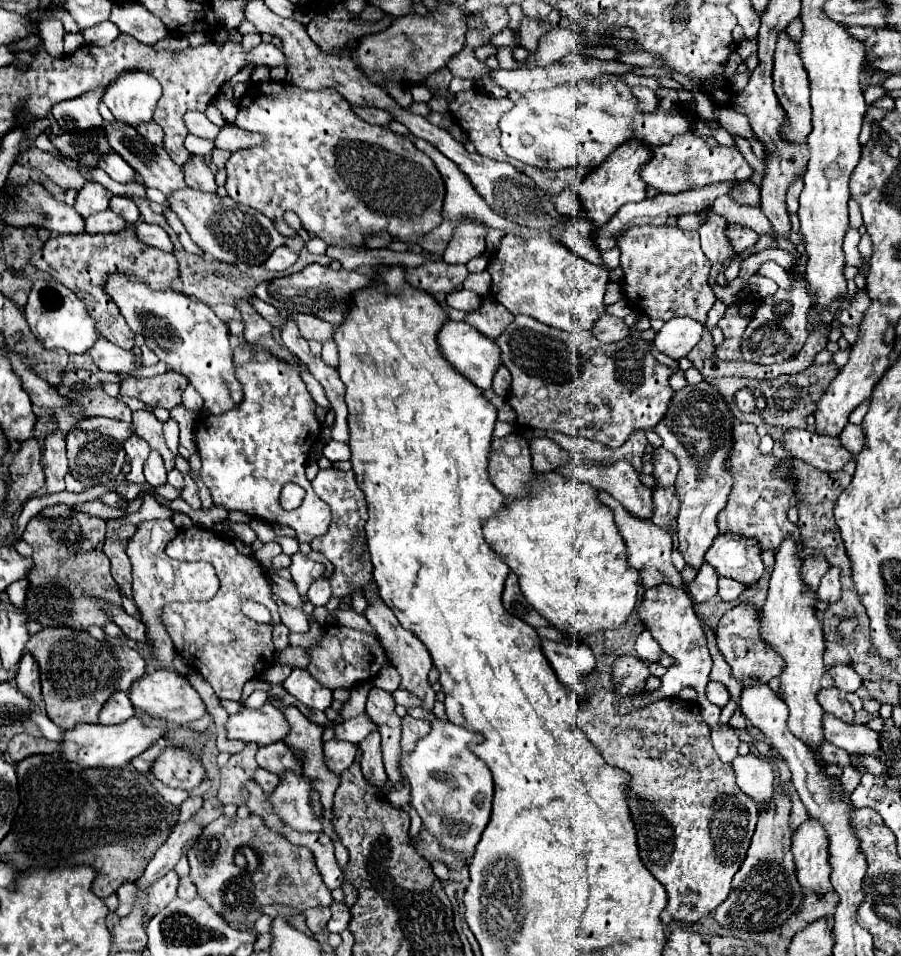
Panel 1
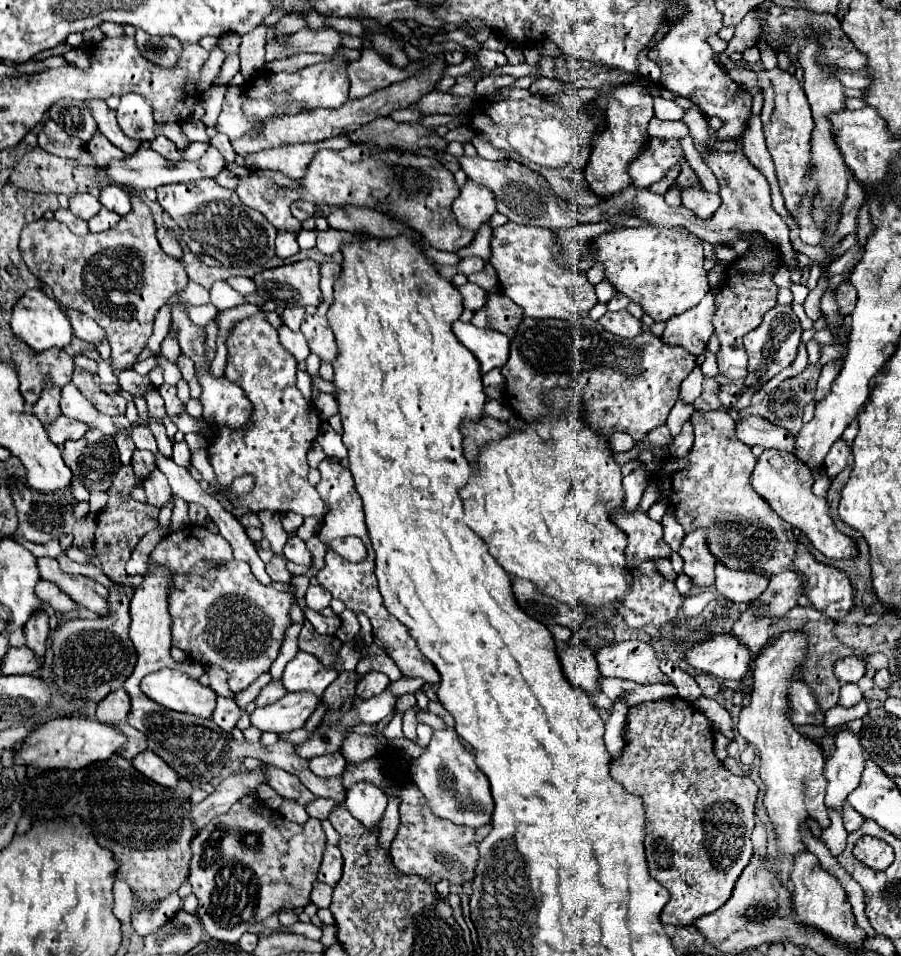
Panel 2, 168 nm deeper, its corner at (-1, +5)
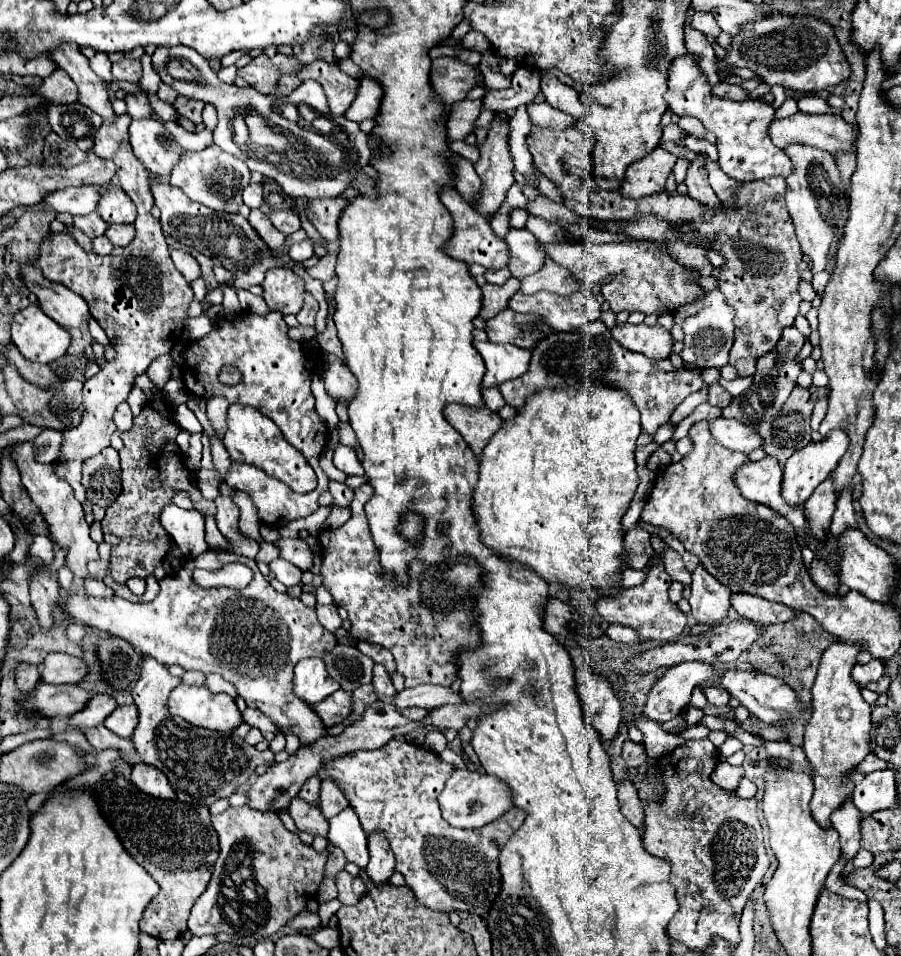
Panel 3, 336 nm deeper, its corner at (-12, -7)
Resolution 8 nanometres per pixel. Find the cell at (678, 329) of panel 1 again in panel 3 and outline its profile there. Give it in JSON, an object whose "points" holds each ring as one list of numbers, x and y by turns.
{"points":[[720,290,706,292,700,296,700,300,694,300,694,304,682,304,676,308,676,312,672,312,672,316,684,330,684,350,680,354,684,364,694,364,700,368,722,368,728,364,728,352,734,342,734,312]]}

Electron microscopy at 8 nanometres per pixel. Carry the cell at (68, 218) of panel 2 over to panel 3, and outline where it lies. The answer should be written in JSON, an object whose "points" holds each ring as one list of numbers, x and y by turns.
{"points":[[106,236,92,238,92,244,94,244,94,252,96,254,112,254,112,250,114,250,114,246,110,244,110,240]]}

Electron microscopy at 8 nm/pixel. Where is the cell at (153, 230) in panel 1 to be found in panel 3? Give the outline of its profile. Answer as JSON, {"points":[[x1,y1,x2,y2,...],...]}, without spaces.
{"points":[[170,250,170,256,172,256,176,268,186,278,186,282,194,282,196,278,200,278,200,266,194,256,190,256,188,252,182,252,182,250]]}

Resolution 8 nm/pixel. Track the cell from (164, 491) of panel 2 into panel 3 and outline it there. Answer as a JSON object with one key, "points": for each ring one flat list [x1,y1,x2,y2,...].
{"points":[[170,504,162,510,160,522,174,538,184,558,196,558,210,550,204,540,204,516,198,510,182,510]]}

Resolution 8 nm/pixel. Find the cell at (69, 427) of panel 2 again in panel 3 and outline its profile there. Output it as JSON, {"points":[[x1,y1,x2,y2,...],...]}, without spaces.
{"points":[[46,430,46,432,40,432,32,444,34,444,34,450,36,450,36,460,48,460,54,462,60,454,60,442,62,442,62,432,58,430]]}

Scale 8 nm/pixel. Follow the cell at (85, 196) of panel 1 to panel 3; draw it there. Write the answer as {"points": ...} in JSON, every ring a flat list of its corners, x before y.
{"points":[[96,212,86,214,86,216,74,216,74,226,80,228,88,238,102,236,108,228,108,224,100,216,96,216]]}

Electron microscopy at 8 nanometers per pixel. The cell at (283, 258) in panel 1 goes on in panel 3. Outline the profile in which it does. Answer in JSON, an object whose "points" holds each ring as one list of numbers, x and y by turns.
{"points":[[304,240,304,242,300,242,300,244,294,244,294,246,288,250,288,254,292,256,292,260,304,262,304,260,308,260,308,258,314,256,314,244,312,244,310,240]]}

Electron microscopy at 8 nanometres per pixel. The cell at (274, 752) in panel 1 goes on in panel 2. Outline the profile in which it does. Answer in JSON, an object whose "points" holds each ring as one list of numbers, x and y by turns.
{"points":[[265,764,265,778,267,778,267,784,283,798,291,798,291,800,297,800,299,804,309,804,315,796,297,780,297,776,281,770,281,768,275,768,275,766,269,766]]}

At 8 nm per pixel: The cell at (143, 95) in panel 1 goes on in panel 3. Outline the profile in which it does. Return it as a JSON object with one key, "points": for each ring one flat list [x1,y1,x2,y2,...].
{"points":[[132,120,130,144,146,170,156,176,170,176,172,168,180,162,180,144,156,120]]}

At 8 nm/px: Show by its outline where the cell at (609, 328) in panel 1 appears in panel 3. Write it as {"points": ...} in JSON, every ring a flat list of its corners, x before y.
{"points":[[622,324,610,330,612,338,620,342,624,348,630,352,640,352,648,356,650,360,664,360,672,352,672,334,656,324,656,326,646,326,646,324]]}

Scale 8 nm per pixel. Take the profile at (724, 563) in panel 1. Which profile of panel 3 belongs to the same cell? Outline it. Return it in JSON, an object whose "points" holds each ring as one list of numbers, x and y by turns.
{"points":[[732,594,730,598,732,608,746,620,754,620,756,624,768,626,768,624,780,624,790,618,794,618,792,608,776,602,768,602,760,596,752,594]]}

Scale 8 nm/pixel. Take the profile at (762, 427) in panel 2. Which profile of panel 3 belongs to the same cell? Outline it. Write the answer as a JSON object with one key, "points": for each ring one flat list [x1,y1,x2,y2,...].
{"points":[[720,416,716,420,710,420,708,426,712,432,712,438,730,450,738,450,738,452,748,454,756,448,762,448,764,440,752,428,744,426,738,420]]}

